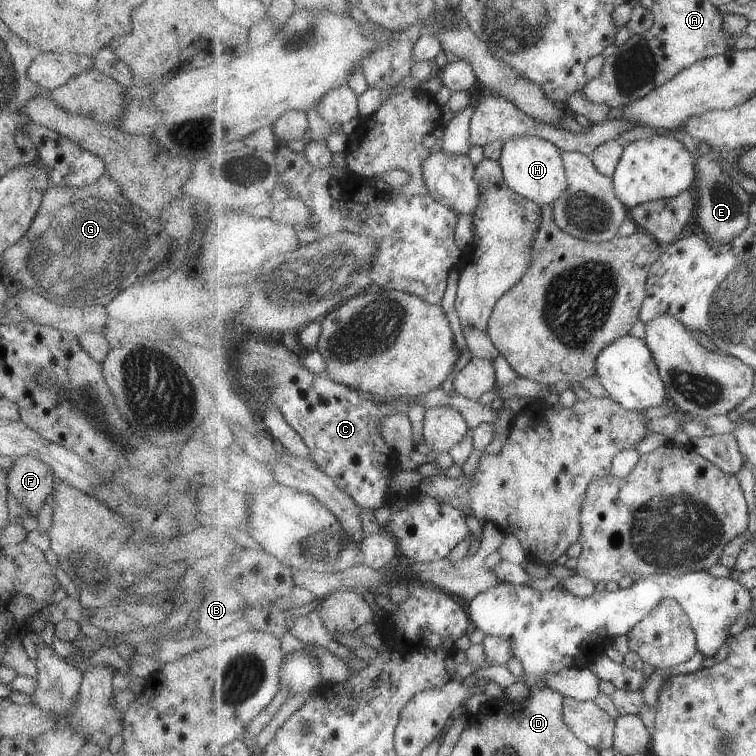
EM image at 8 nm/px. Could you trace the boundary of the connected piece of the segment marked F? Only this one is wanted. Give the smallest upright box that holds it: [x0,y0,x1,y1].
[6,456,55,515]

